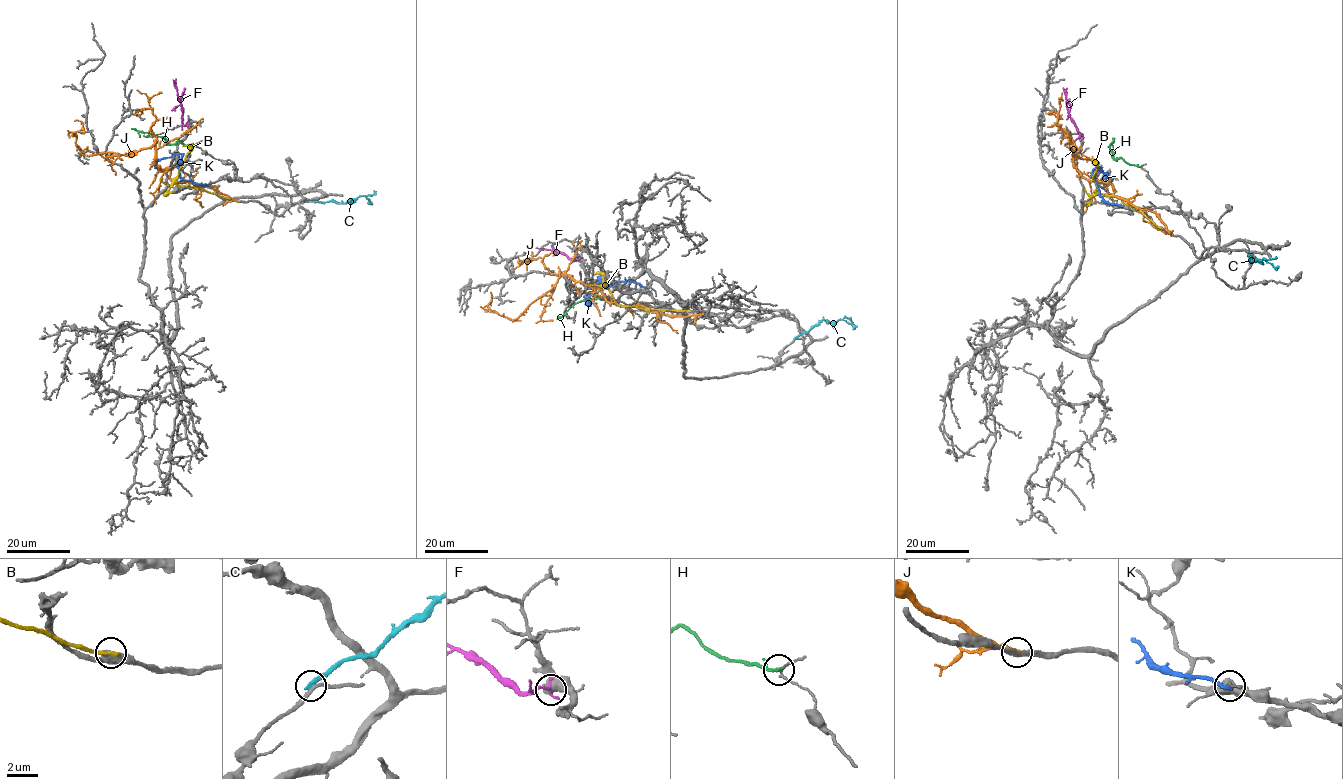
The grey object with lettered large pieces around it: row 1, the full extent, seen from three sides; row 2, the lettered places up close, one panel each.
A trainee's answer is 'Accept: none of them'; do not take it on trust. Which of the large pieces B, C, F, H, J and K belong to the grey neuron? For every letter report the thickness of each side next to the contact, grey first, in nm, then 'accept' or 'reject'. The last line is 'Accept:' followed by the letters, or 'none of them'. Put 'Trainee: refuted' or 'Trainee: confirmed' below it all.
B: 550 nm thick on the grey side, 300 nm on the other; reject
C: 240 nm thick on the grey side, 300 nm on the other; reject
F: 550 nm thick on the grey side, 240 nm on the other; reject
H: 120 nm thick on the grey side, 220 nm on the other; reject
J: 280 nm thick on the grey side, 360 nm on the other; reject
K: 150 nm thick on the grey side, 240 nm on the other; reject
Accept: none of them
Trainee: confirmed

